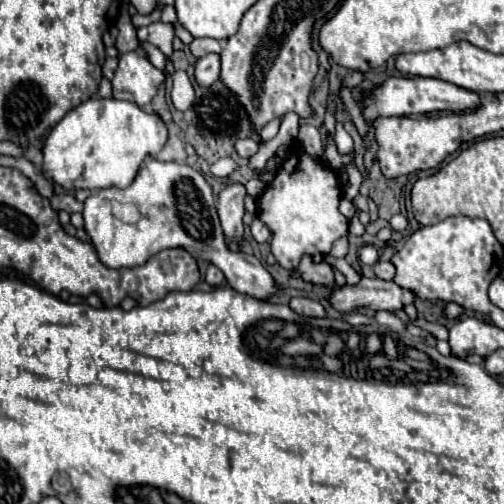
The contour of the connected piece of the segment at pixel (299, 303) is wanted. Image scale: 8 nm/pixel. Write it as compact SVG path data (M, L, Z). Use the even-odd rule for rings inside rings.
M294 297L294 299L290 299L288 305L292 311L296 311L298 315L304 315L304 317L326 317L324 307L318 301L312 301L308 297Z

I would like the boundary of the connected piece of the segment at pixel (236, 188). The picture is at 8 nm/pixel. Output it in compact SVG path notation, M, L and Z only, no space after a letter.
M232 183L226 185L220 191L220 201L218 201L218 215L222 221L222 229L226 235L228 243L238 243L244 233L244 197L246 189L242 183Z

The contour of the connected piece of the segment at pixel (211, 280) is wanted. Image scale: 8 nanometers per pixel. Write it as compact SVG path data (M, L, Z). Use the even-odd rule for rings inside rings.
M210 265L206 271L206 283L212 287L218 287L218 285L222 285L222 281L224 281L224 273L218 267Z

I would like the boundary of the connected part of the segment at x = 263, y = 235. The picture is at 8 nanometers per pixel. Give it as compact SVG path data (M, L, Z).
M256 217L254 221L252 221L252 237L258 241L258 243L264 243L264 241L268 241L270 239L270 231L268 231L268 227Z

